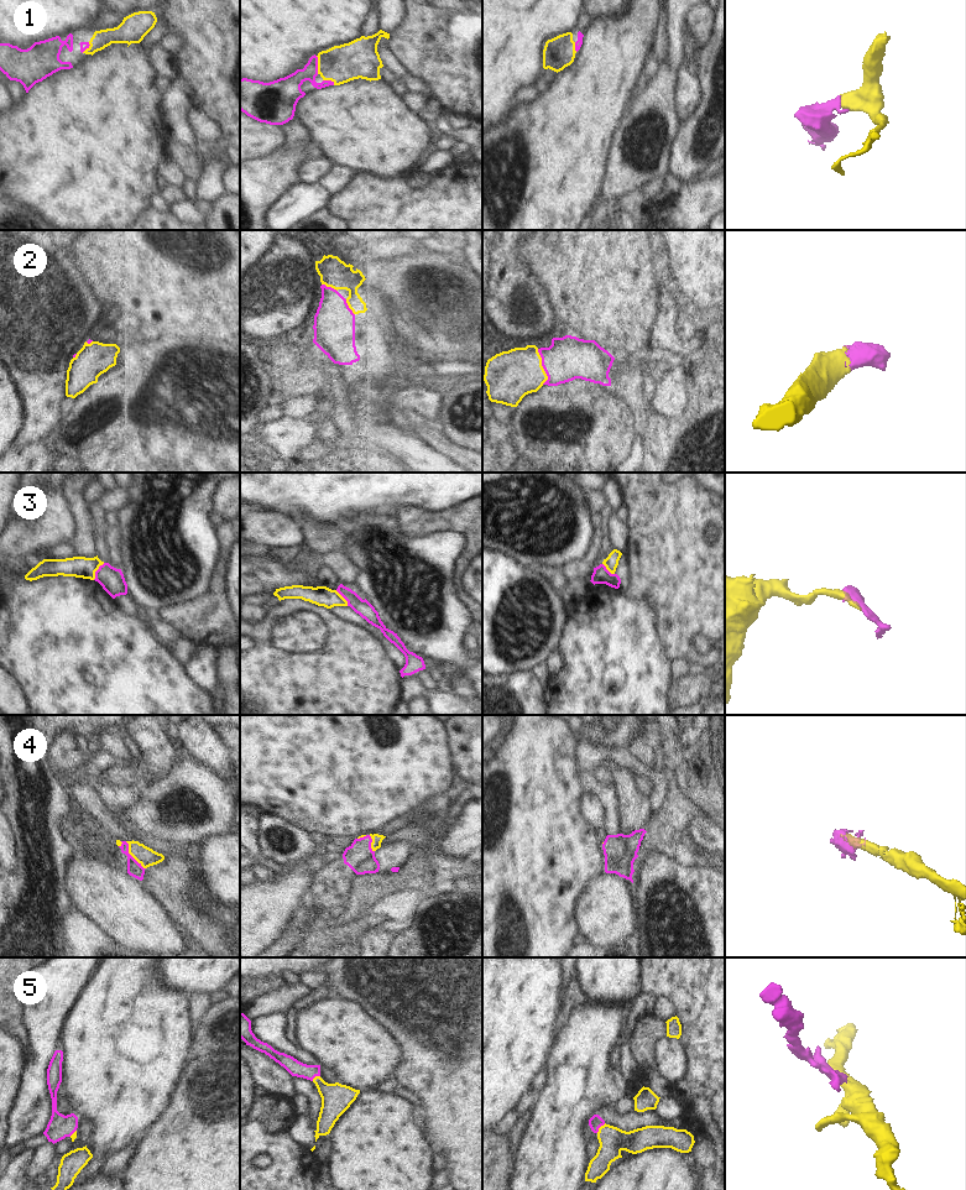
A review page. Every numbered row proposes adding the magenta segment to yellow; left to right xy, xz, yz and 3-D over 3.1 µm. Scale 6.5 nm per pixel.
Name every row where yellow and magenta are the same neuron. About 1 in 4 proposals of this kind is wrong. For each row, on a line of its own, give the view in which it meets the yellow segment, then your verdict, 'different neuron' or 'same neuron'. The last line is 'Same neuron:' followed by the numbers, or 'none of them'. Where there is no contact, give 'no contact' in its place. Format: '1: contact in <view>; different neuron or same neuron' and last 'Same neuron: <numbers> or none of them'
1: contact in xz; same neuron
2: contact in yz; same neuron
3: contact in xy; different neuron
4: contact in xy; same neuron
5: contact in yz; same neuron
Same neuron: 1, 2, 4, 5

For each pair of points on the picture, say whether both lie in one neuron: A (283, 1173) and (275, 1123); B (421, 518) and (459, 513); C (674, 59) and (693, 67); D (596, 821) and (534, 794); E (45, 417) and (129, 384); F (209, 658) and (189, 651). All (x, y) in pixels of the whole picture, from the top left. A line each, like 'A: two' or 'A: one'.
A: two
B: one
C: two
D: two
E: two
F: two

